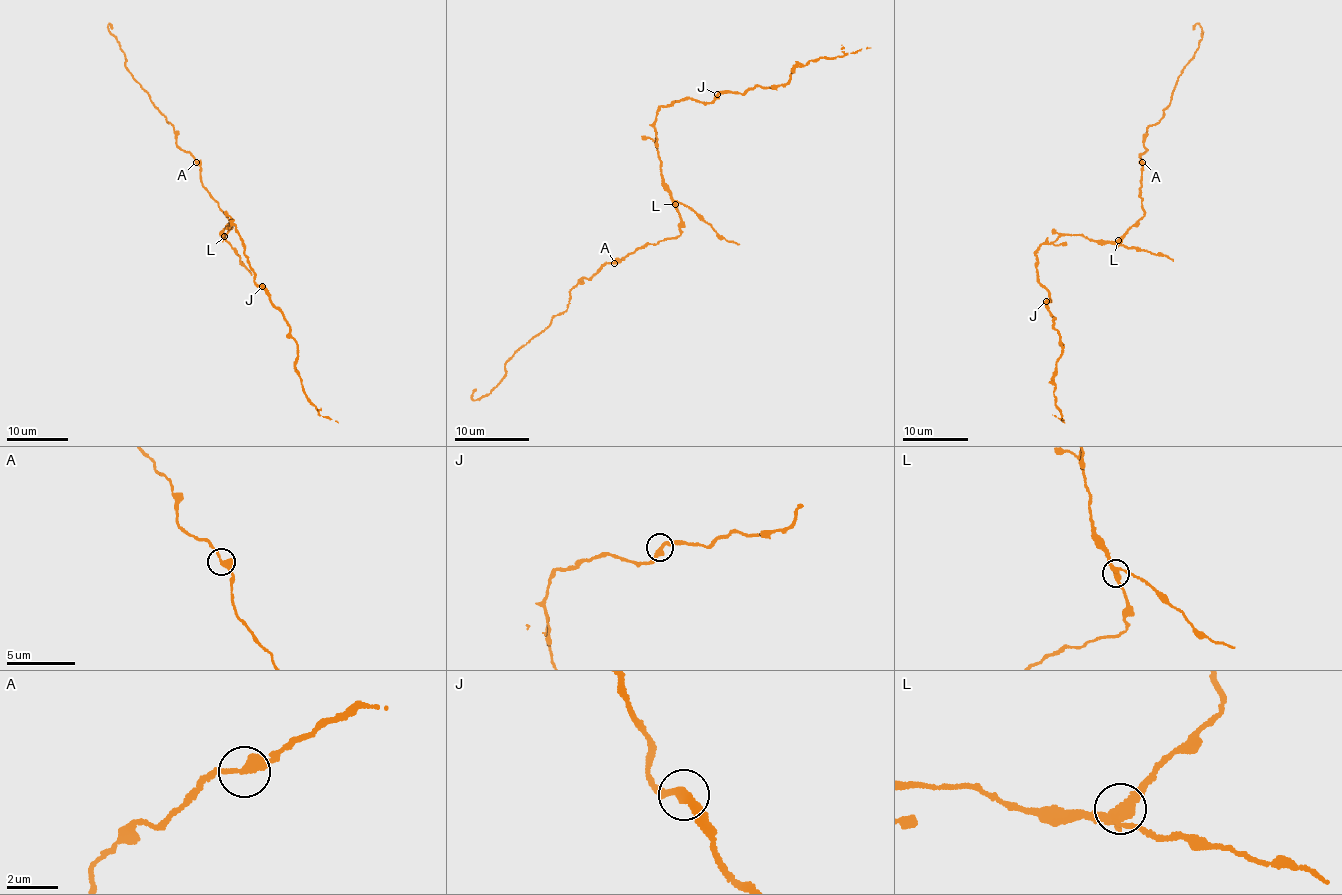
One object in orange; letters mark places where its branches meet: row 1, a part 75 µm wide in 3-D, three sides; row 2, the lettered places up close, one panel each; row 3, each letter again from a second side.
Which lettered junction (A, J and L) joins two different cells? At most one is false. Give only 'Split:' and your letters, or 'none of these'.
Split: L

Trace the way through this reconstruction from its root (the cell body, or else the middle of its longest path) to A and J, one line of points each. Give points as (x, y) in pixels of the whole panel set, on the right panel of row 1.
A: (1111, 241), (1144, 215), (1139, 189), (1142, 162)
J: (1111, 241), (1061, 235), (1054, 241), (1044, 242), (1035, 255), (1038, 281), (1049, 292), (1049, 300), (1046, 301)

